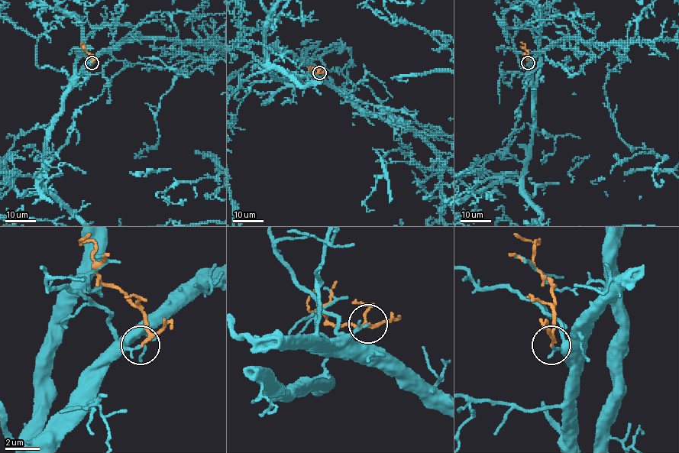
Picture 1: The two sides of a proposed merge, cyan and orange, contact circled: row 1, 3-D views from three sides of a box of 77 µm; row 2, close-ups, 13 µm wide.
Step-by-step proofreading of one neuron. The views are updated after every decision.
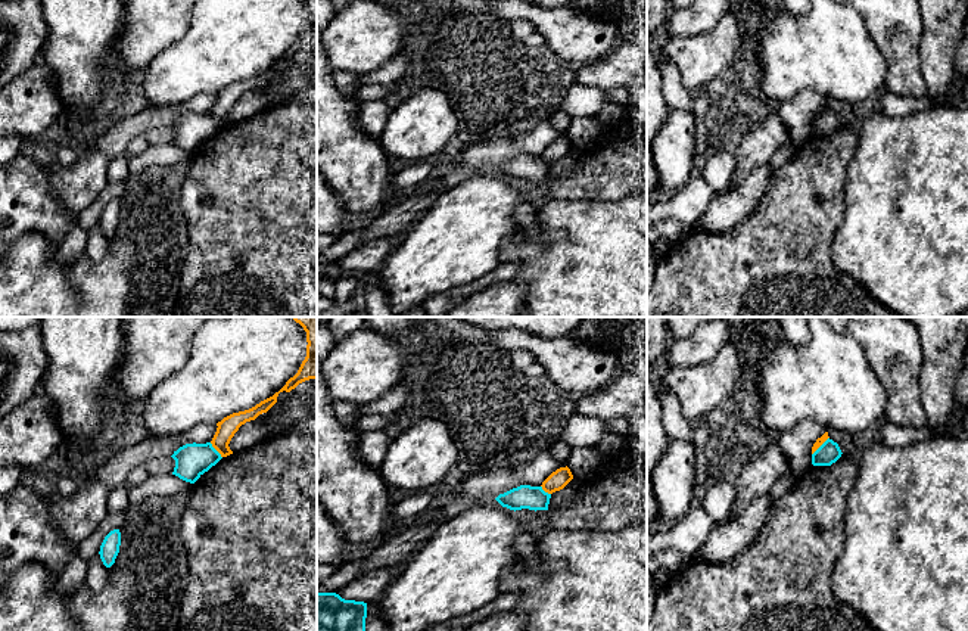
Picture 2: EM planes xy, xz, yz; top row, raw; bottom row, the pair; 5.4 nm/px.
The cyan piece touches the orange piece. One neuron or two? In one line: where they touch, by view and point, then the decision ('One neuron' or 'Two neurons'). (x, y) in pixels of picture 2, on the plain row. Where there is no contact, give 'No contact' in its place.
Touches cyan at yz (821, 115). Two neurons

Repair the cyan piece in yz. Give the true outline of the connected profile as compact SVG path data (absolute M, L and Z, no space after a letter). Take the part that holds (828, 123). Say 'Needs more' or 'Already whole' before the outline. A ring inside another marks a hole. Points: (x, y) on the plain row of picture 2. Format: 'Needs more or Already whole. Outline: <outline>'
Already whole. Outline: M827 109L813 124L812 134L813 136L831 136L841 127L841 119L837 112L832 109Z

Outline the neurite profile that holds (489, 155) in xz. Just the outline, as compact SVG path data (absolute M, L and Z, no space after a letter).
M545 119L526 134L469 147L458 156L457 168L470 167L485 171L520 155L541 156L553 142L566 136L567 133L558 131L550 119Z

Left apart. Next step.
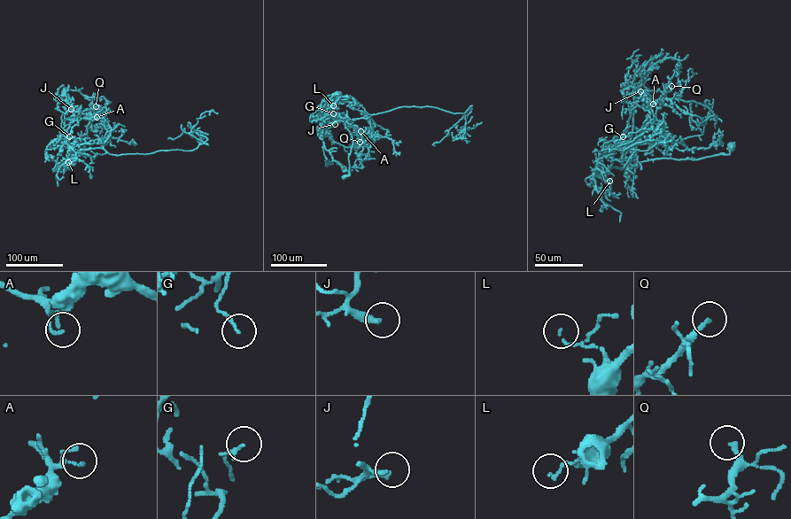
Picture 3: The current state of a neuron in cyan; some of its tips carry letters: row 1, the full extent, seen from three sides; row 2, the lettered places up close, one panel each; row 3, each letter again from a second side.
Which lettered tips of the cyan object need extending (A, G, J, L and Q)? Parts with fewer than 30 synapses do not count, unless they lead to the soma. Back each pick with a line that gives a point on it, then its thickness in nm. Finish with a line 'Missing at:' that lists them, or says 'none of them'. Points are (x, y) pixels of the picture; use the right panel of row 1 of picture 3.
J: place (640, 91); calibre 320 nm
Q: place (671, 86); calibre 190 nm
Missing at: J, Q

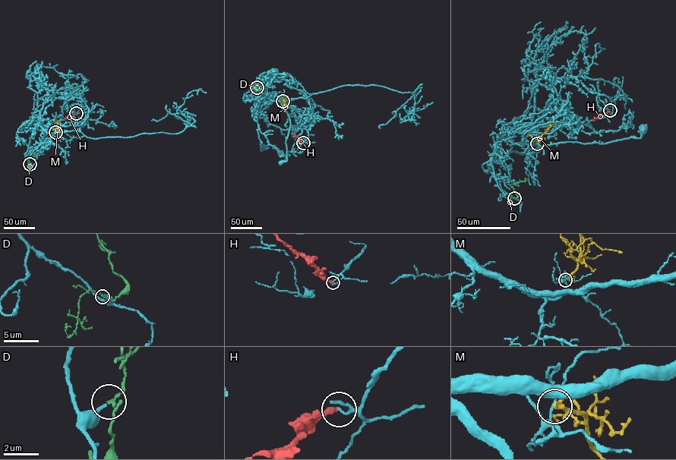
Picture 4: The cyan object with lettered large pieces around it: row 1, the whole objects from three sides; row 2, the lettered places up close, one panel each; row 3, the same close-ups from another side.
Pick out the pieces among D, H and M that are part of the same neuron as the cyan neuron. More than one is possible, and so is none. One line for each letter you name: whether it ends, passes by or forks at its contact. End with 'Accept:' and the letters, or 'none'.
Accept: none

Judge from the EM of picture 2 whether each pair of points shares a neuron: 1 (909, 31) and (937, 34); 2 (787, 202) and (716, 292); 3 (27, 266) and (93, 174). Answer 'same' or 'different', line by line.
1: different
2: same
3: different

